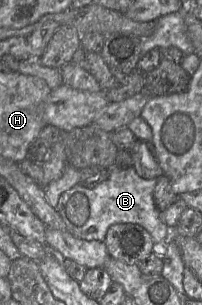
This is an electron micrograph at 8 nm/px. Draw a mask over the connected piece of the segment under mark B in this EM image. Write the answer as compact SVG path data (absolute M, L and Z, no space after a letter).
M133 167L126 170L111 168L108 179L92 189L77 184L65 191L55 210L65 223L66 230L75 238L104 242L110 226L133 223L147 230L154 245L163 247L172 237L172 229L163 222L161 212L154 203L155 186L156 179L141 178Z

